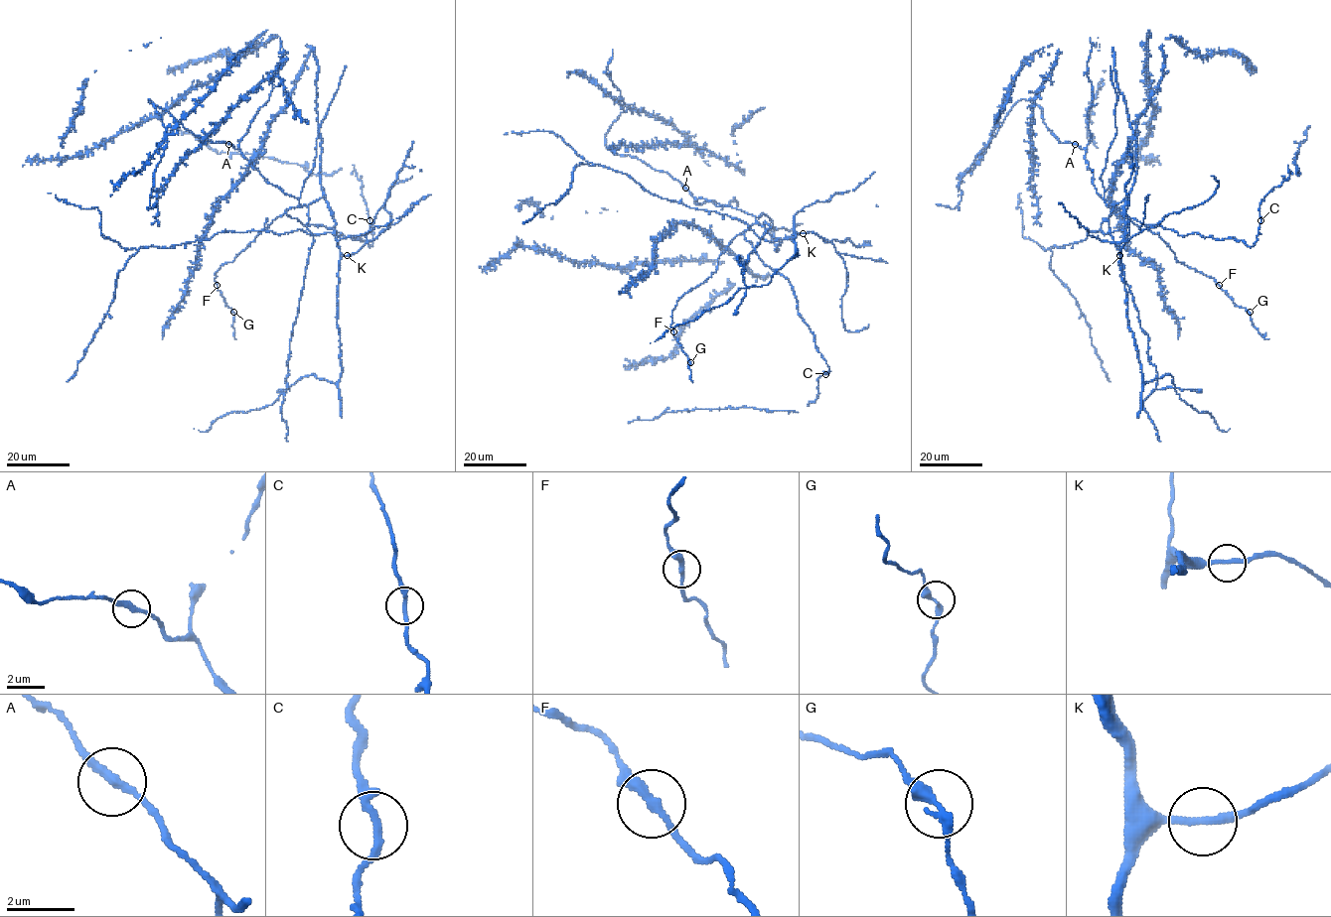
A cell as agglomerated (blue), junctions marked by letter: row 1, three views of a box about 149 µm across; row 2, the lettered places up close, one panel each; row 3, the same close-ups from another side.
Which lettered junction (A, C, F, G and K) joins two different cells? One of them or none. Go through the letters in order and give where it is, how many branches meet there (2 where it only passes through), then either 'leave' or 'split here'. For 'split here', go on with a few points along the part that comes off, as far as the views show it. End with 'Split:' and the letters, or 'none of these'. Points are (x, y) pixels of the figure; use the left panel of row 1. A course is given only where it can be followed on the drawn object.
A: place (228, 144); branches 2; leave
C: place (369, 220); branches 2; leave
F: place (217, 285); branches 2; leave
G: place (233, 312); branches 2; leave
K: place (347, 255); branches 2; leave
Split: none of these

